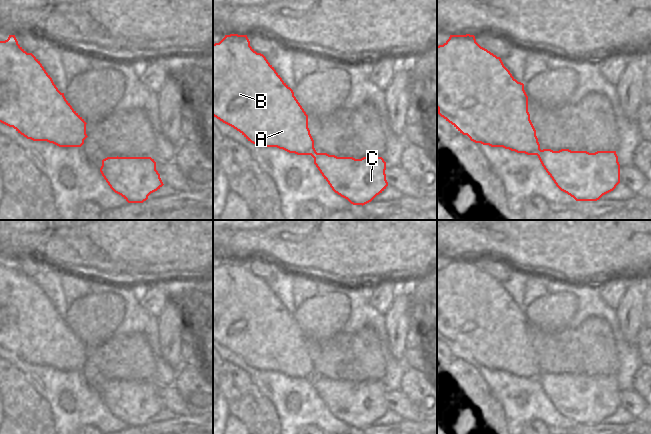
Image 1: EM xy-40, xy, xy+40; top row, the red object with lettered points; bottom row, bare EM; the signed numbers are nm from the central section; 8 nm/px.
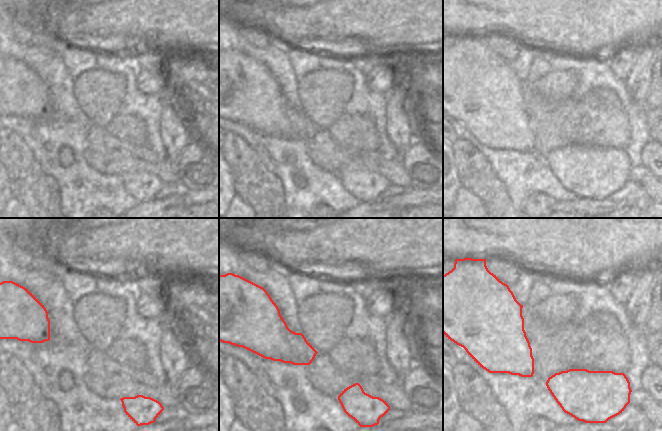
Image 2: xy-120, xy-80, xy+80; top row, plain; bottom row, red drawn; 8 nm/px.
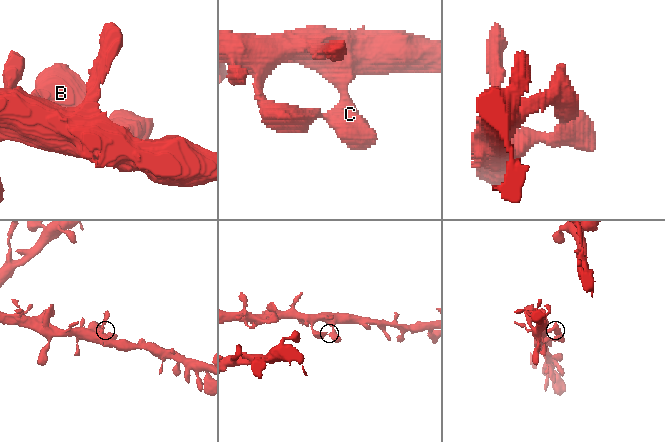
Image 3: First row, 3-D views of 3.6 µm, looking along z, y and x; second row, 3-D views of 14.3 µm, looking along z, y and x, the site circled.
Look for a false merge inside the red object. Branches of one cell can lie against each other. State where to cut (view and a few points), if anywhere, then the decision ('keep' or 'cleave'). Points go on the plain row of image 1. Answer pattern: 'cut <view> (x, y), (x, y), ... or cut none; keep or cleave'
cut none; keep

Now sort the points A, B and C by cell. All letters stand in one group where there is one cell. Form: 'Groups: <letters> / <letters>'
Groups: A B C

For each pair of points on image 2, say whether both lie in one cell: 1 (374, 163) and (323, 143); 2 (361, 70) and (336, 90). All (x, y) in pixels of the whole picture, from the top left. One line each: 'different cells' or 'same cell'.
1: same cell
2: different cells

